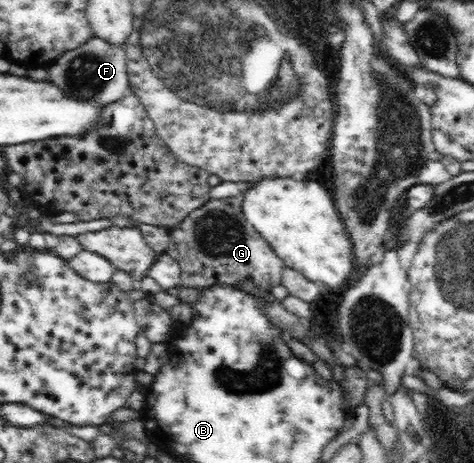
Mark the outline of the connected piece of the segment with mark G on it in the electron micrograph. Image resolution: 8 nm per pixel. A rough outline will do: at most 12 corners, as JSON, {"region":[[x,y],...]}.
{"region":[[242,195],[171,226],[182,285],[250,280],[270,291],[285,262],[245,220]]}

